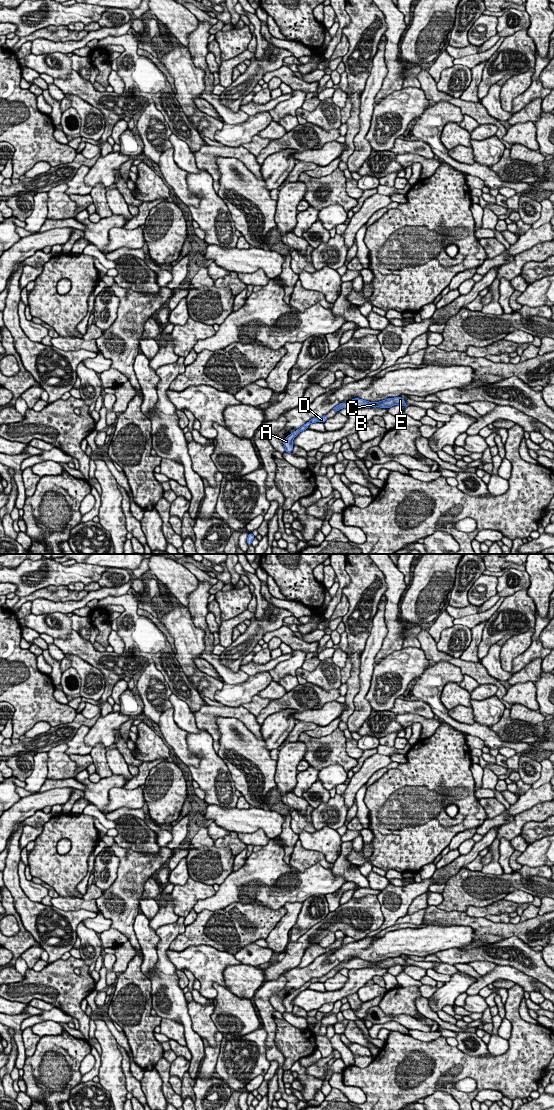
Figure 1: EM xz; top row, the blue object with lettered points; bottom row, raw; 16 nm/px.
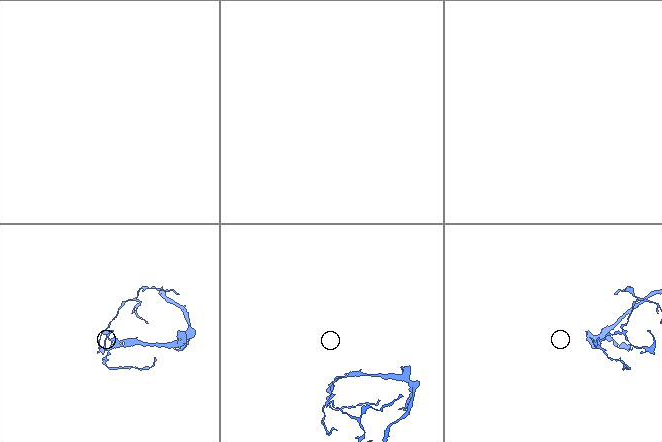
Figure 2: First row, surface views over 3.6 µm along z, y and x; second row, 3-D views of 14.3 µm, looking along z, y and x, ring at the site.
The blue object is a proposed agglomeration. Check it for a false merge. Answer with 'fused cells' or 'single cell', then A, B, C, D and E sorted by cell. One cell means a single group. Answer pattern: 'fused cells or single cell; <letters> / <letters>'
single cell; A B C D E

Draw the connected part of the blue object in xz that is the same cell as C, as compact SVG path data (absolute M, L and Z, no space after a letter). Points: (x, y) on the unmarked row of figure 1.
M394 957L394 958L388 958L379 962L369 962L363 959L354 958L352 960L349 960L346 963L340 963L333 969L336 972L339 972L340 969L347 968L347 969L361 969L361 968L370 968L370 967L380 967L380 968L386 968L389 969L390 967L394 965L401 965L401 966L408 966L405 963L405 960L400 957Z

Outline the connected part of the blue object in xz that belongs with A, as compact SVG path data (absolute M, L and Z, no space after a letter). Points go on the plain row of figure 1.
M325 975L320 977L320 978L312 978L310 981L308 981L307 983L305 983L303 986L301 986L299 989L295 990L293 993L291 993L290 995L288 995L284 1000L283 1000L283 1005L285 1007L285 1012L287 1013L291 1013L293 1010L293 1000L294 998L302 991L308 989L308 986L312 983L316 983L316 982L321 982L324 983L327 979L325 978Z

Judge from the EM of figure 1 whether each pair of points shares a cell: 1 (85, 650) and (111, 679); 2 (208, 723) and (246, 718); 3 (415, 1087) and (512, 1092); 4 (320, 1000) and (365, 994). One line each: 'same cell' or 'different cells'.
1: same cell
2: same cell
3: same cell
4: different cells

